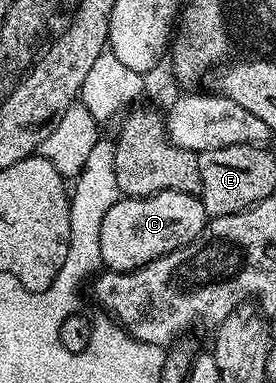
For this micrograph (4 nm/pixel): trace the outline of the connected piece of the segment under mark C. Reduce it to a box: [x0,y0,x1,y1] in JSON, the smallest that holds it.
[101,191,209,271]

